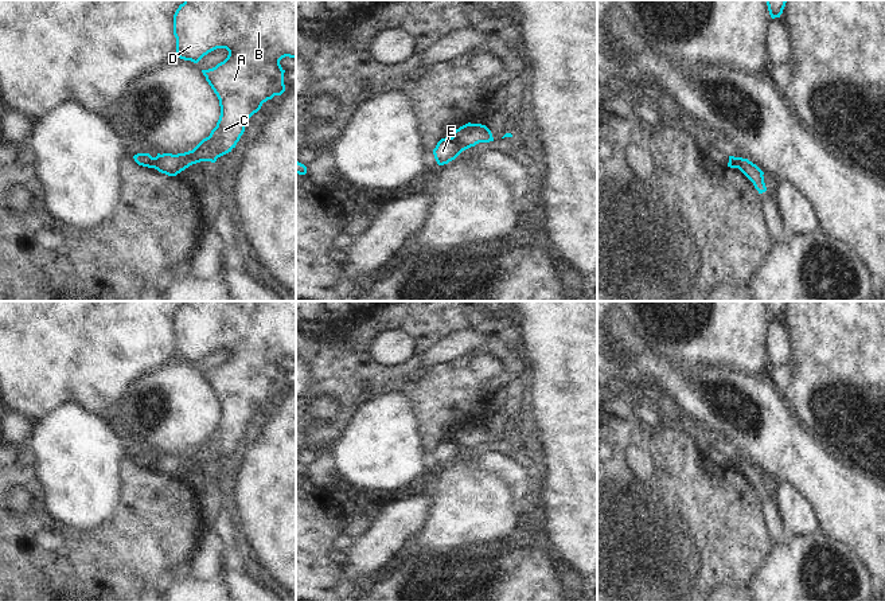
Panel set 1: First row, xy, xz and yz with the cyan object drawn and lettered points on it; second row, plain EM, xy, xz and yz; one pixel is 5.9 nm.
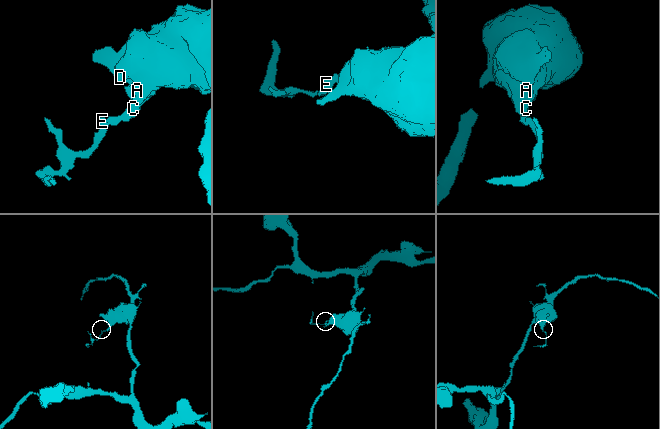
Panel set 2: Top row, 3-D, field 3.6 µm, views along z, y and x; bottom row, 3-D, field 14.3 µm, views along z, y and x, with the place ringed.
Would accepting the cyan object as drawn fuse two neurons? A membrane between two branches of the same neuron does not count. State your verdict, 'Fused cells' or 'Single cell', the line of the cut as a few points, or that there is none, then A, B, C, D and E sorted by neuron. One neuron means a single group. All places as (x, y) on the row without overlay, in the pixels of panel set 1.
Fused cells. Split along xz (452, 437), (463, 451). Groups: A B C D / E.

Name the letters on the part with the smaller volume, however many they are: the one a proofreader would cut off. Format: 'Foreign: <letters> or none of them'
Foreign: E

